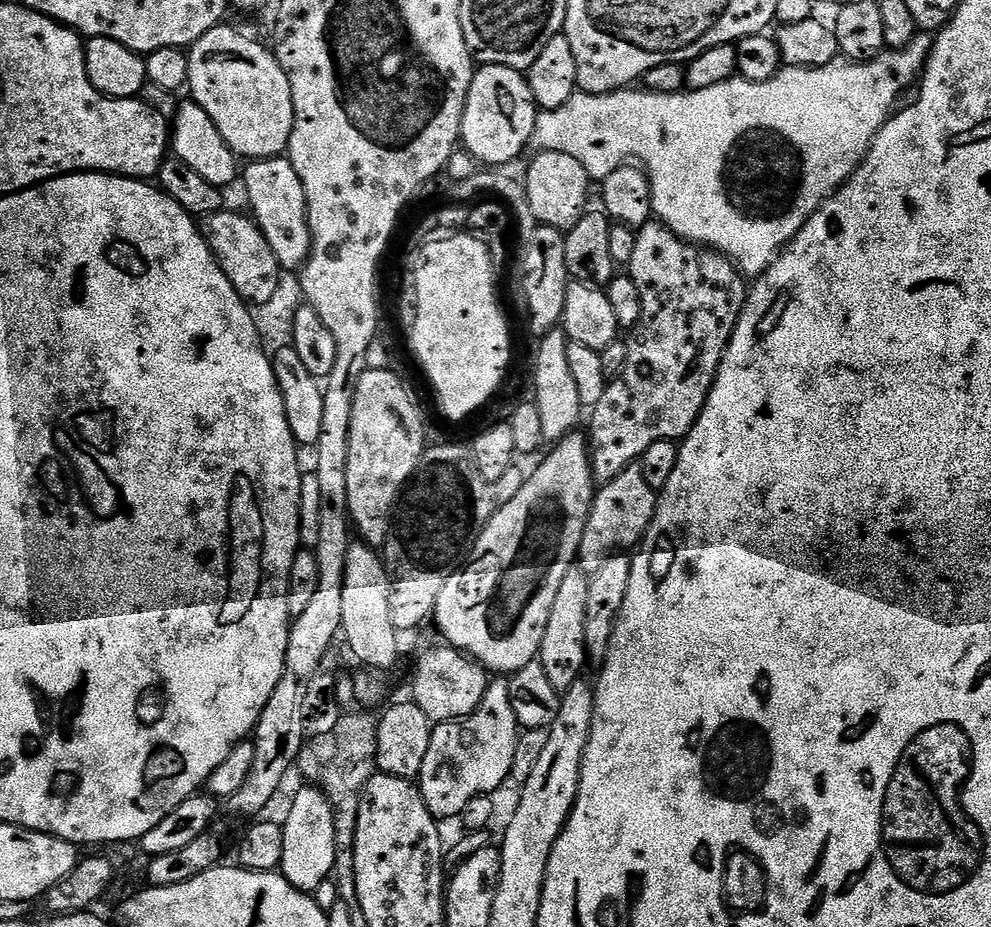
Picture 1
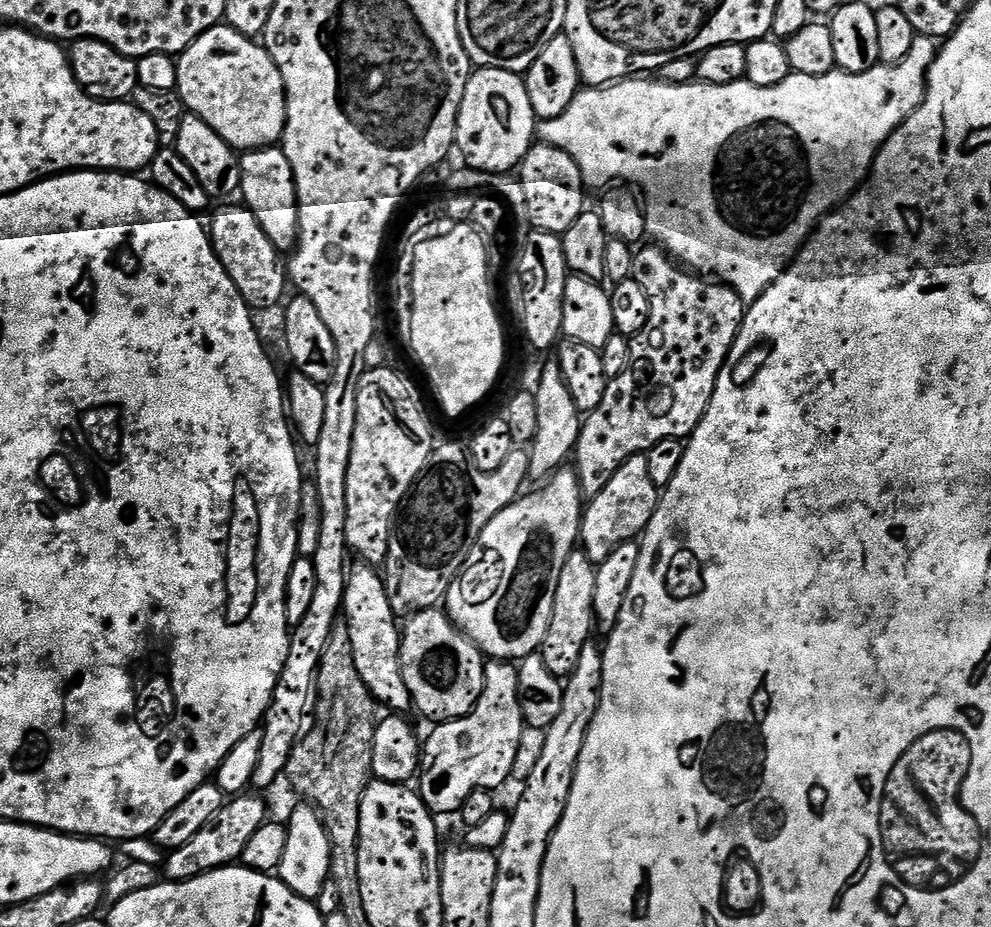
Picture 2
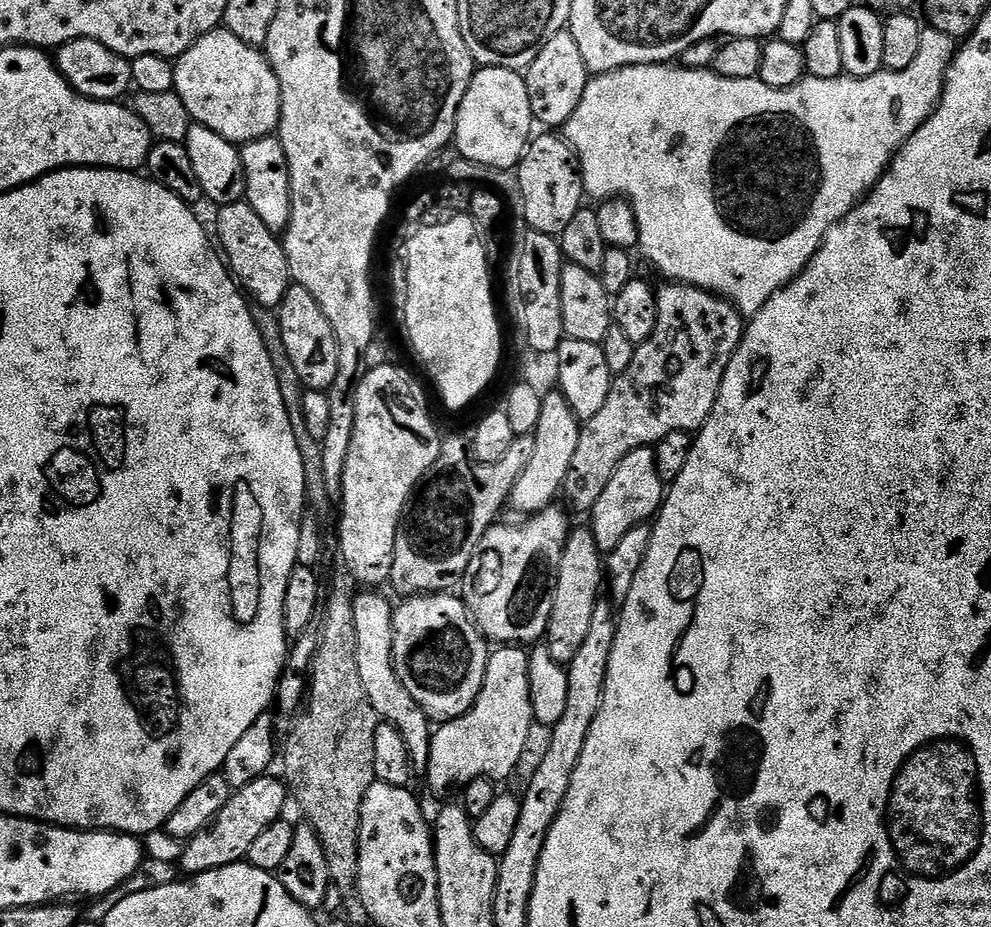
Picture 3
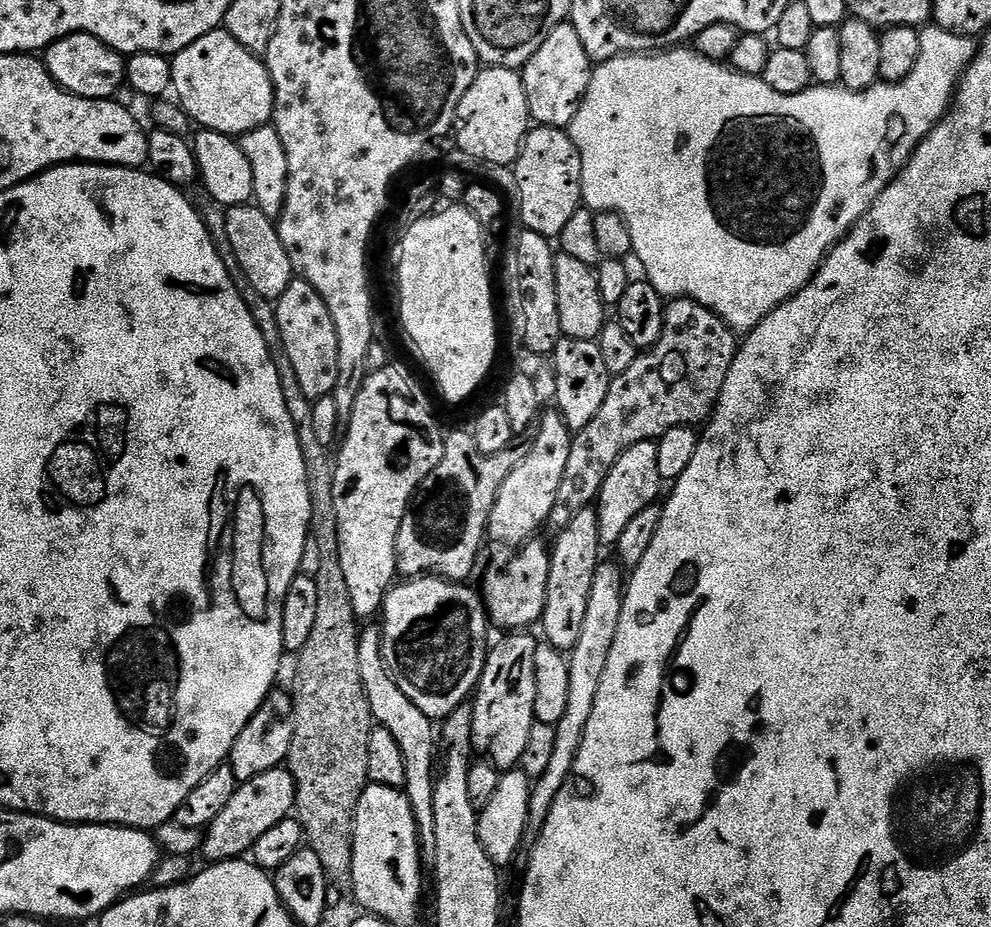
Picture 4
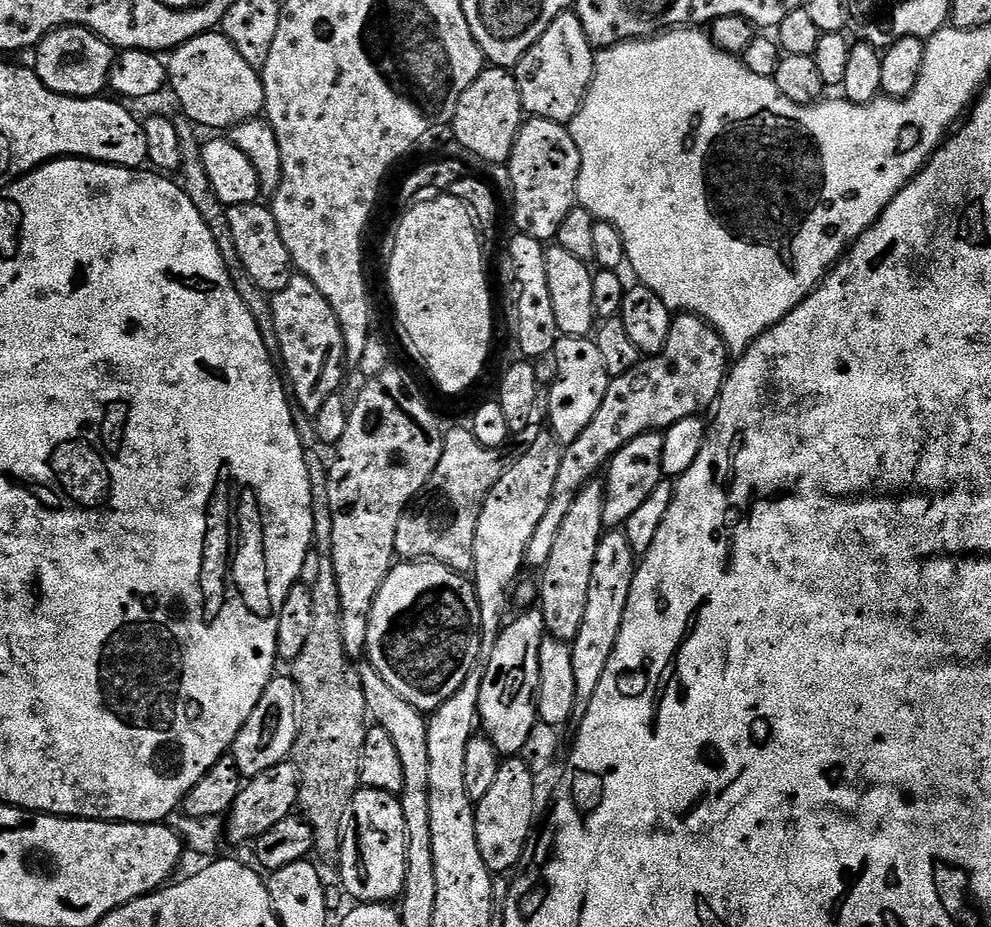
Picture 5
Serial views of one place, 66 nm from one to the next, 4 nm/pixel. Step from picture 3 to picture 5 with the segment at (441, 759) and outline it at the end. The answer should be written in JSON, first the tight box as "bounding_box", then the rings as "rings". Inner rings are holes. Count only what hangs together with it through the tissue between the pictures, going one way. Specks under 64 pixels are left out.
{"bounding_box":[479,610,545,757],"rings":[[[524,610],[517,620],[509,619],[505,623],[494,650],[487,653],[482,668],[479,723],[483,735],[494,742],[501,757],[519,757],[526,746],[526,738],[530,738],[530,730],[538,723],[536,691],[540,685],[540,647],[545,635],[544,619],[539,610]]]}

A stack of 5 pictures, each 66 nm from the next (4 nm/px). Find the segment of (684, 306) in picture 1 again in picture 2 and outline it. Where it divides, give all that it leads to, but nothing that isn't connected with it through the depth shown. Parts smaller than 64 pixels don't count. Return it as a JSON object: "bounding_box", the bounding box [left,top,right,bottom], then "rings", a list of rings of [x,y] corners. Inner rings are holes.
{"bounding_box":[574,247,744,498],"rings":[[[641,247],[636,252],[632,271],[632,279],[642,286],[642,290],[646,290],[646,298],[650,298],[650,319],[637,336],[631,337],[630,362],[618,377],[609,379],[602,402],[598,402],[598,406],[583,417],[580,426],[574,453],[574,471],[580,479],[580,491],[588,498],[602,494],[610,478],[618,474],[618,466],[622,466],[622,462],[645,455],[658,446],[662,438],[684,440],[692,435],[710,406],[718,374],[744,321],[744,300],[729,284],[713,282],[703,275],[693,274],[681,267],[663,248],[651,247]]]}

